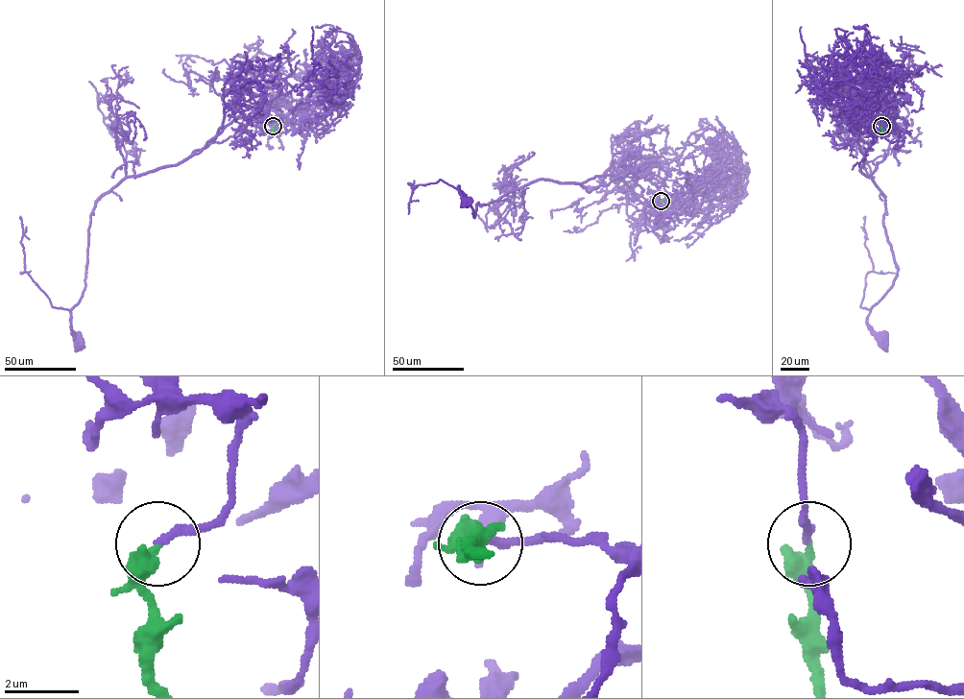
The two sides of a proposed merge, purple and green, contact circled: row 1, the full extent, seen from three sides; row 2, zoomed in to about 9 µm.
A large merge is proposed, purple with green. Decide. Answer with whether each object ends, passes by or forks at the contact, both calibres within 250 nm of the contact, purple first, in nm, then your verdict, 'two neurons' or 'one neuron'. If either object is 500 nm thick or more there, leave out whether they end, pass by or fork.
purple ends there; green ends there; 200 nm thick on the purple side, 360 nm on the other; one neuron

